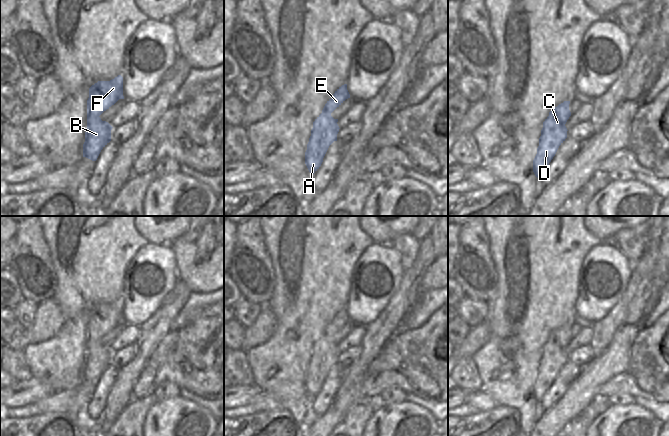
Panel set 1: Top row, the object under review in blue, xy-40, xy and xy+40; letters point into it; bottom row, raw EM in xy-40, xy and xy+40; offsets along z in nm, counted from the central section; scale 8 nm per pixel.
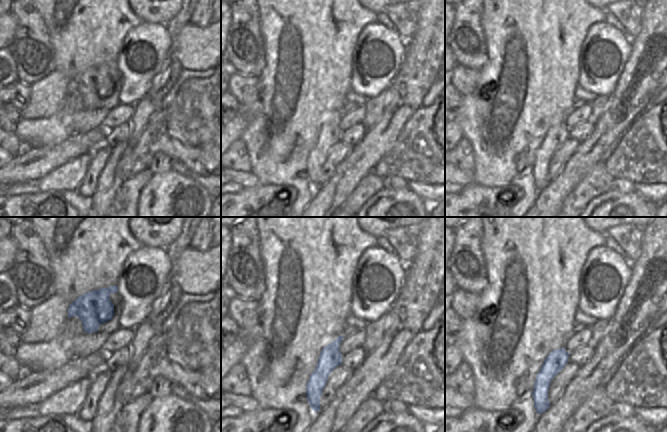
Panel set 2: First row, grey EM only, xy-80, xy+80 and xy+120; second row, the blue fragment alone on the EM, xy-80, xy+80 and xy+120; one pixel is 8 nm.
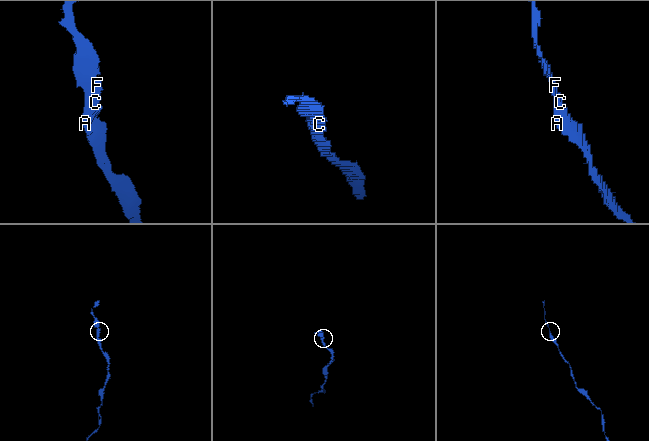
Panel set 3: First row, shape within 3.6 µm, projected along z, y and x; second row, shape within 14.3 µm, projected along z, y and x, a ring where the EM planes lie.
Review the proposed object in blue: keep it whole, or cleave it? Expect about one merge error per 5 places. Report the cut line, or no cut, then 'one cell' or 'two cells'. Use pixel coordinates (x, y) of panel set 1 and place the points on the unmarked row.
no cut; one cell

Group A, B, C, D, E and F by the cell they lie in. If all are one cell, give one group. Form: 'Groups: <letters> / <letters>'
Groups: A B C D E F

